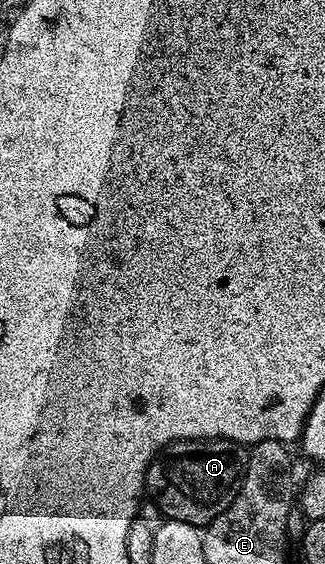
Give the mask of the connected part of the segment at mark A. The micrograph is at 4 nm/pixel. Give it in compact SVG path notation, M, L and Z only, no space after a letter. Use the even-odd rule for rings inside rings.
M177 441L175 445L156 454L148 467L146 493L156 502L165 518L190 523L197 527L206 527L240 494L244 466L246 464L245 446L234 441Z

